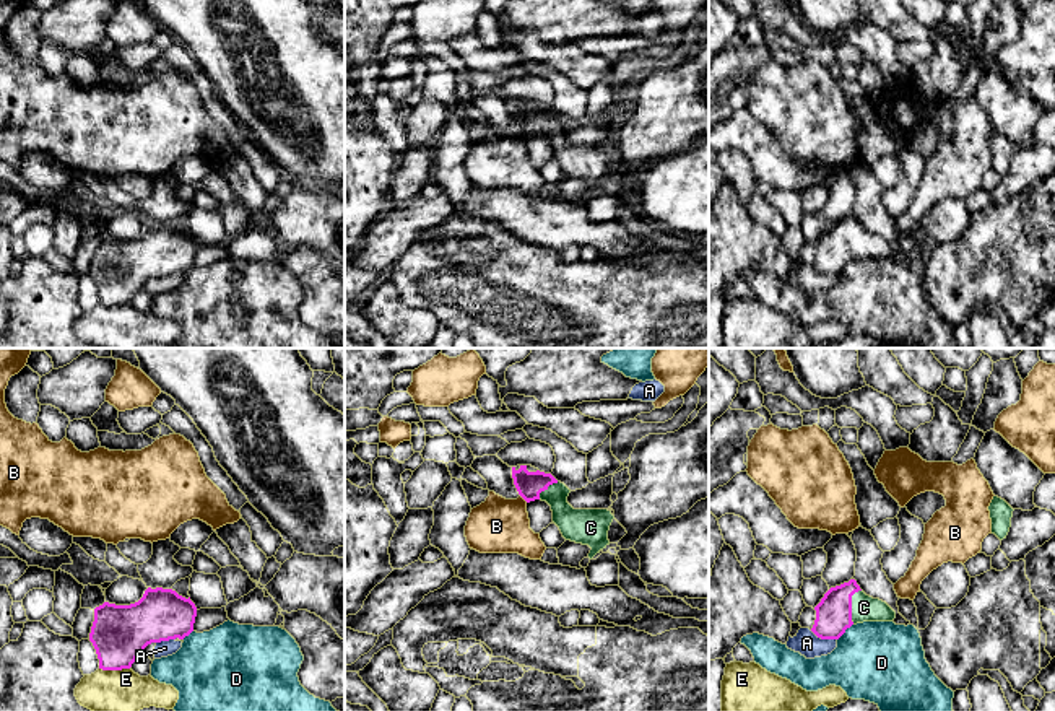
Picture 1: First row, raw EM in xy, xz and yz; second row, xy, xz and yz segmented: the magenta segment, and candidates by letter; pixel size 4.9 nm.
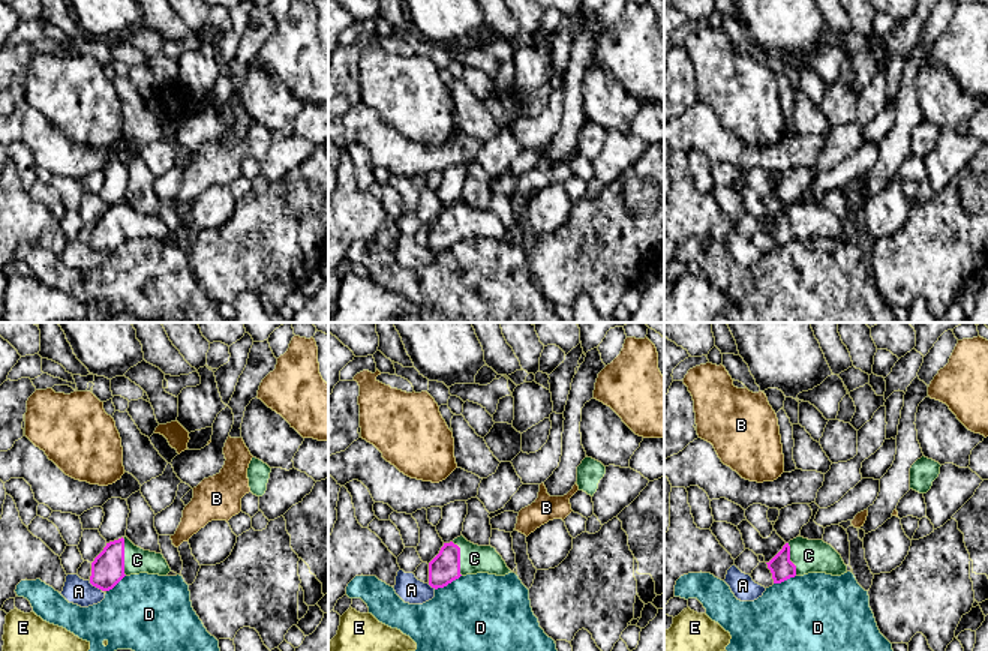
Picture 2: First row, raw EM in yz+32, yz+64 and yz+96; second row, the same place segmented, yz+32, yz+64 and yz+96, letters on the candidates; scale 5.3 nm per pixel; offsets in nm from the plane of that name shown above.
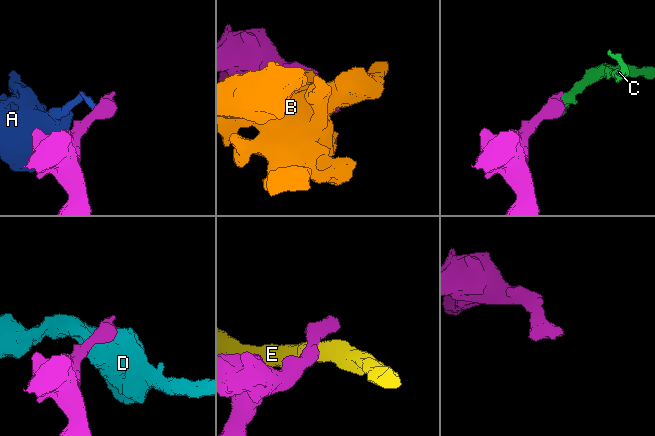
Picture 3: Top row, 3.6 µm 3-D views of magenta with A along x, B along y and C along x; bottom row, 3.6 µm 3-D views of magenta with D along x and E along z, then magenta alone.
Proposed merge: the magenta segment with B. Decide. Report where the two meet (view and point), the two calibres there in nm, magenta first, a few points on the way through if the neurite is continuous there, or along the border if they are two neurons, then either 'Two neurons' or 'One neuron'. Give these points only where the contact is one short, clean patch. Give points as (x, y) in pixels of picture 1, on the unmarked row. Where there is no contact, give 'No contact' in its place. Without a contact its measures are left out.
Touches magenta at xz (524, 134). Thickness 130 nm (magenta) against 280 nm. Boundary: xz (520, 130), (527, 137). Two neurons

